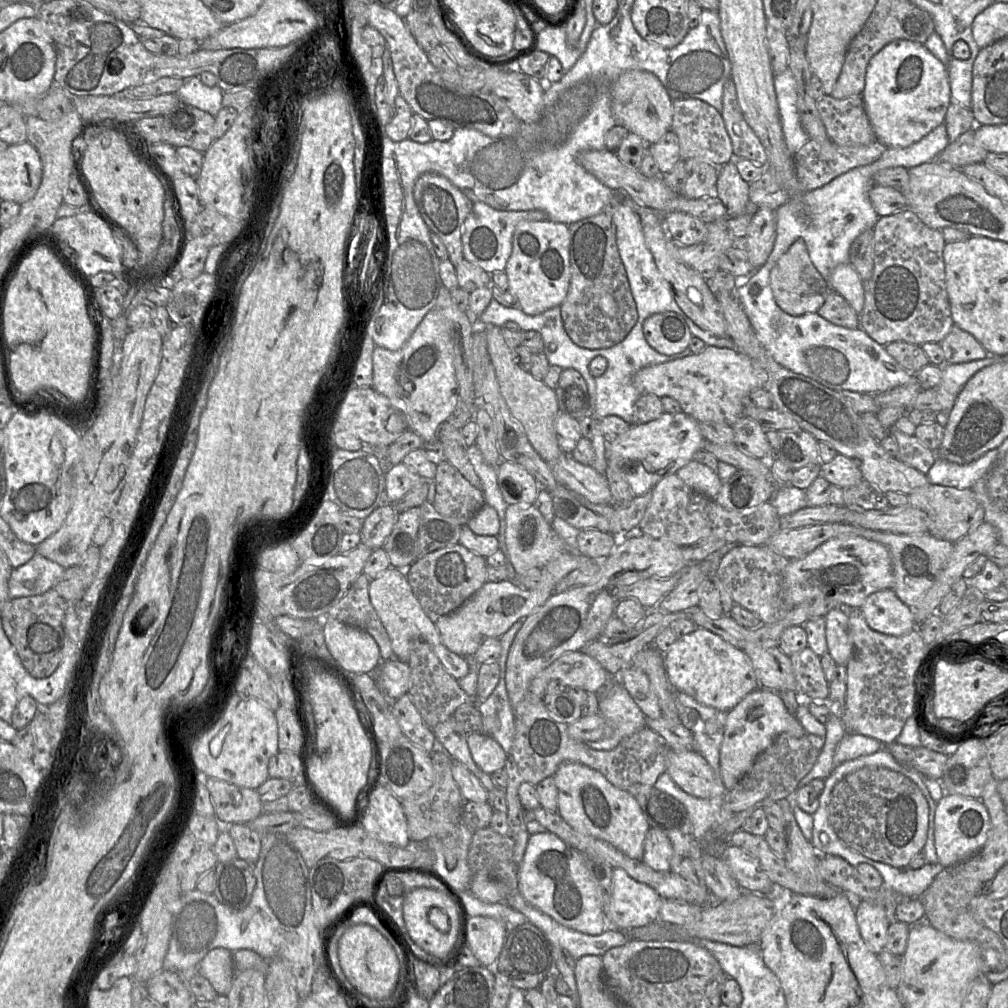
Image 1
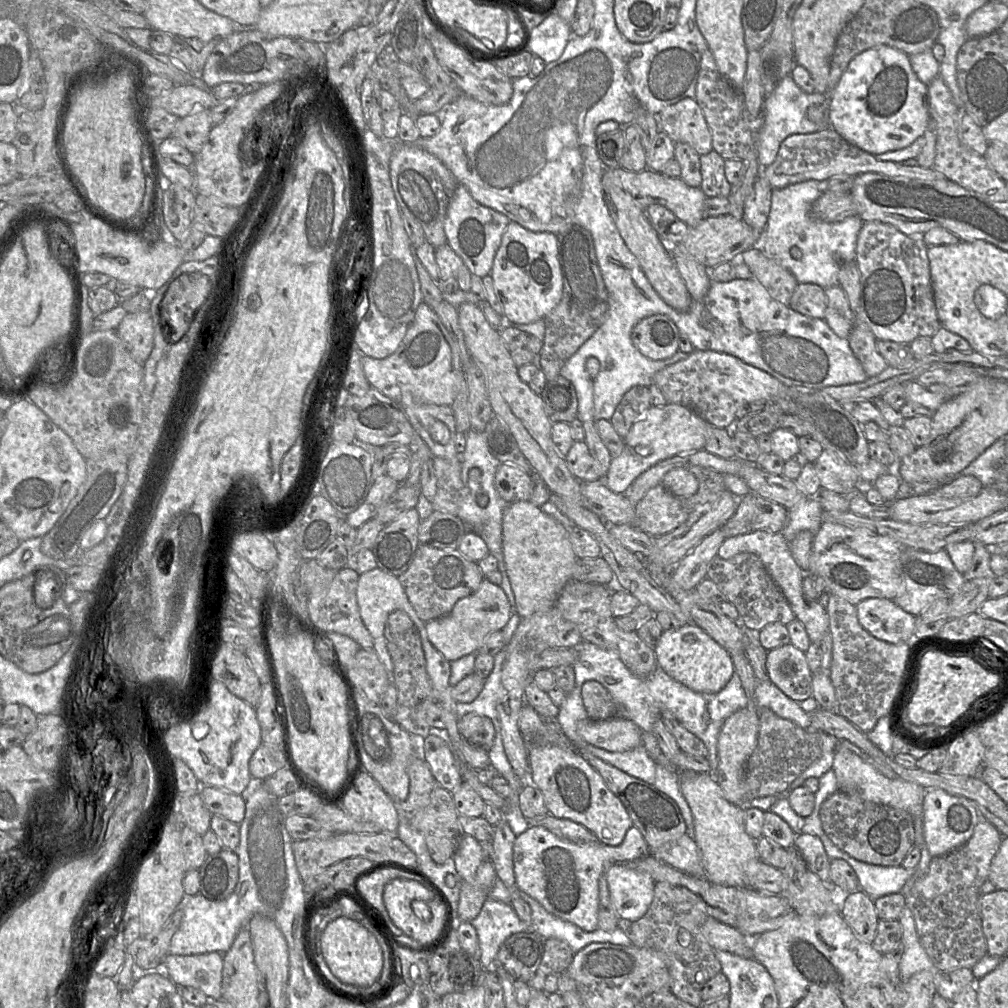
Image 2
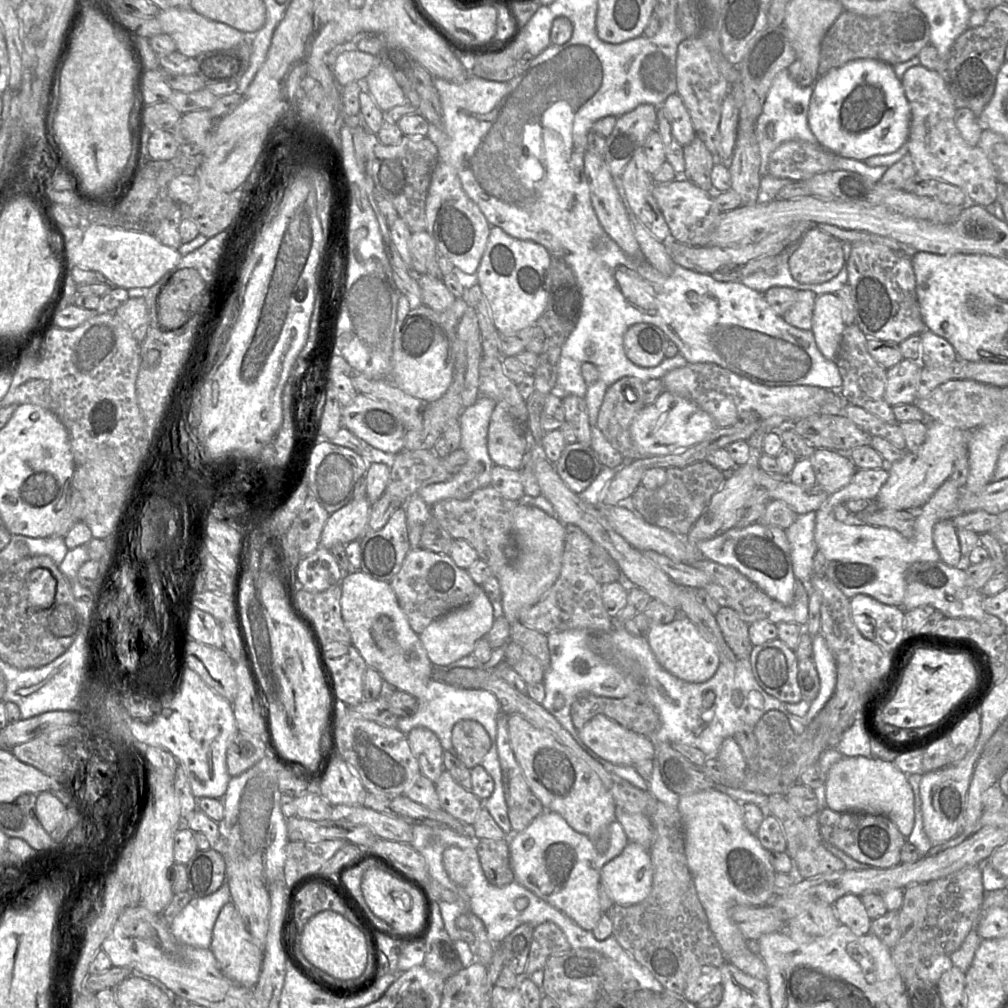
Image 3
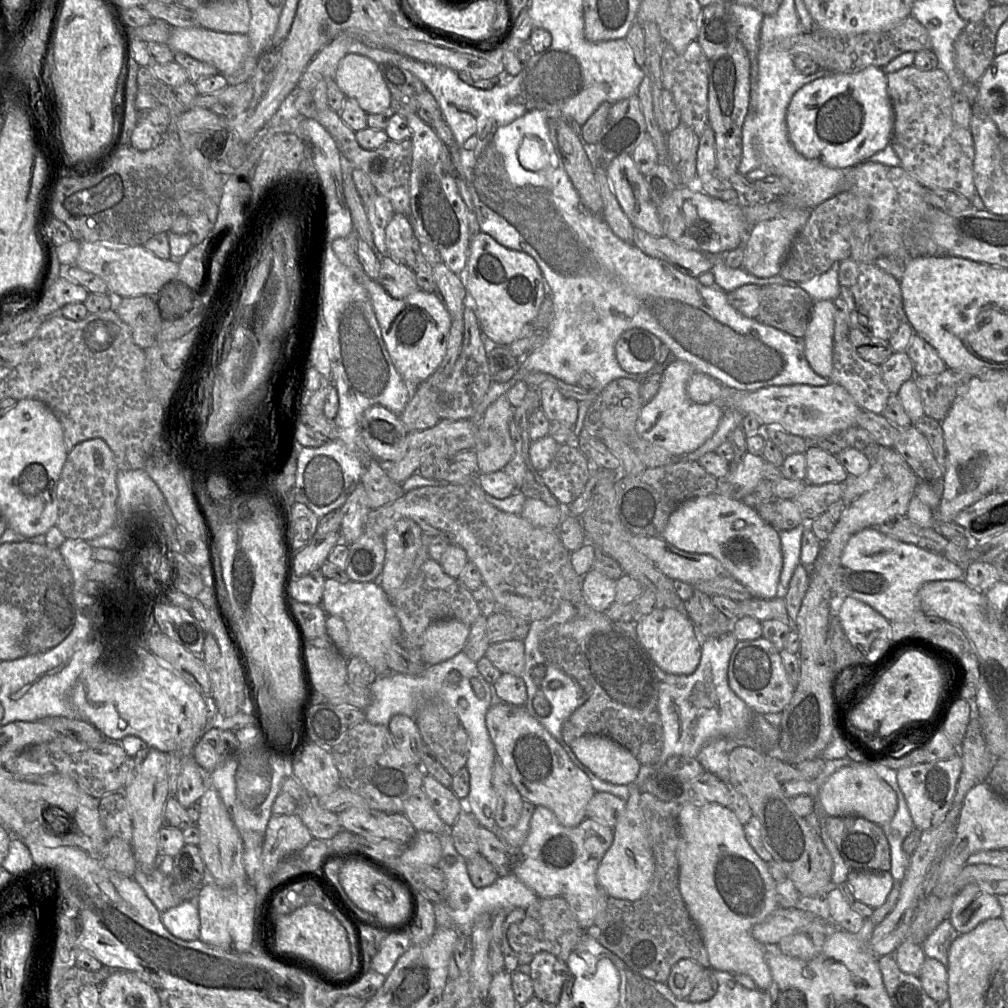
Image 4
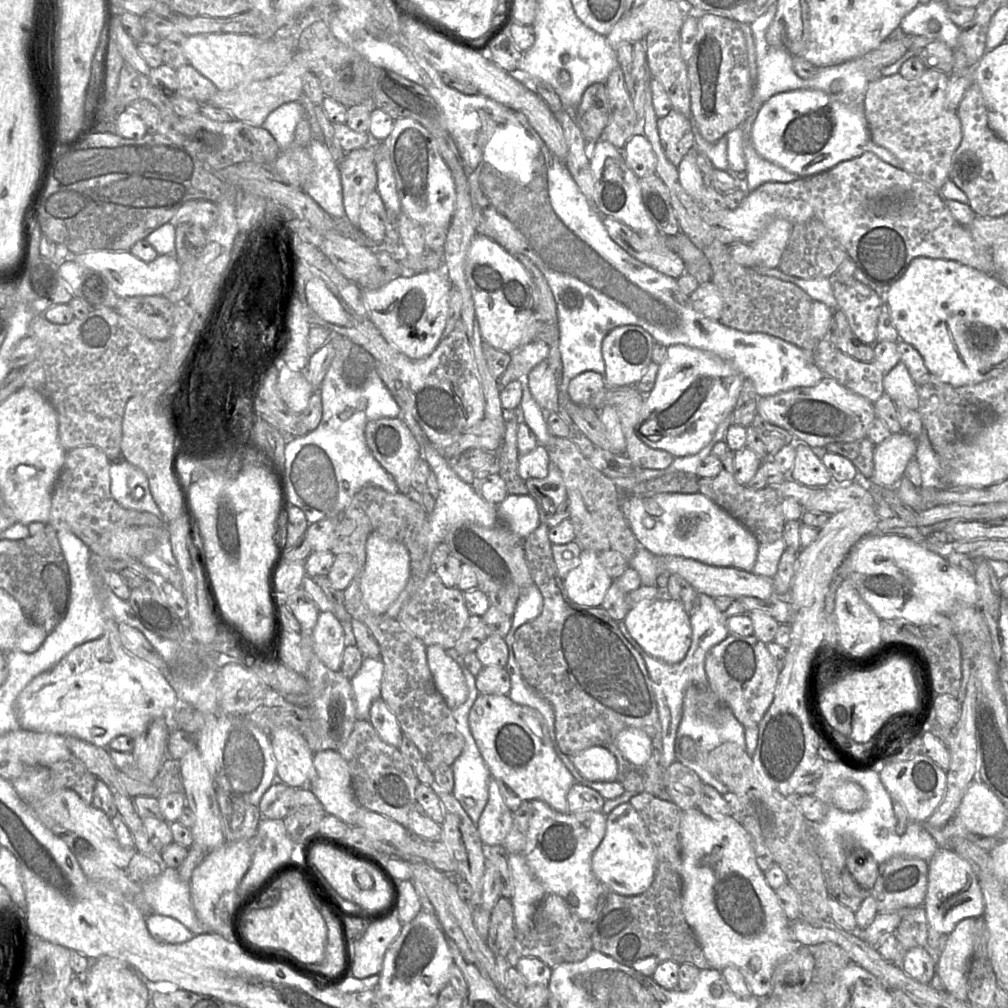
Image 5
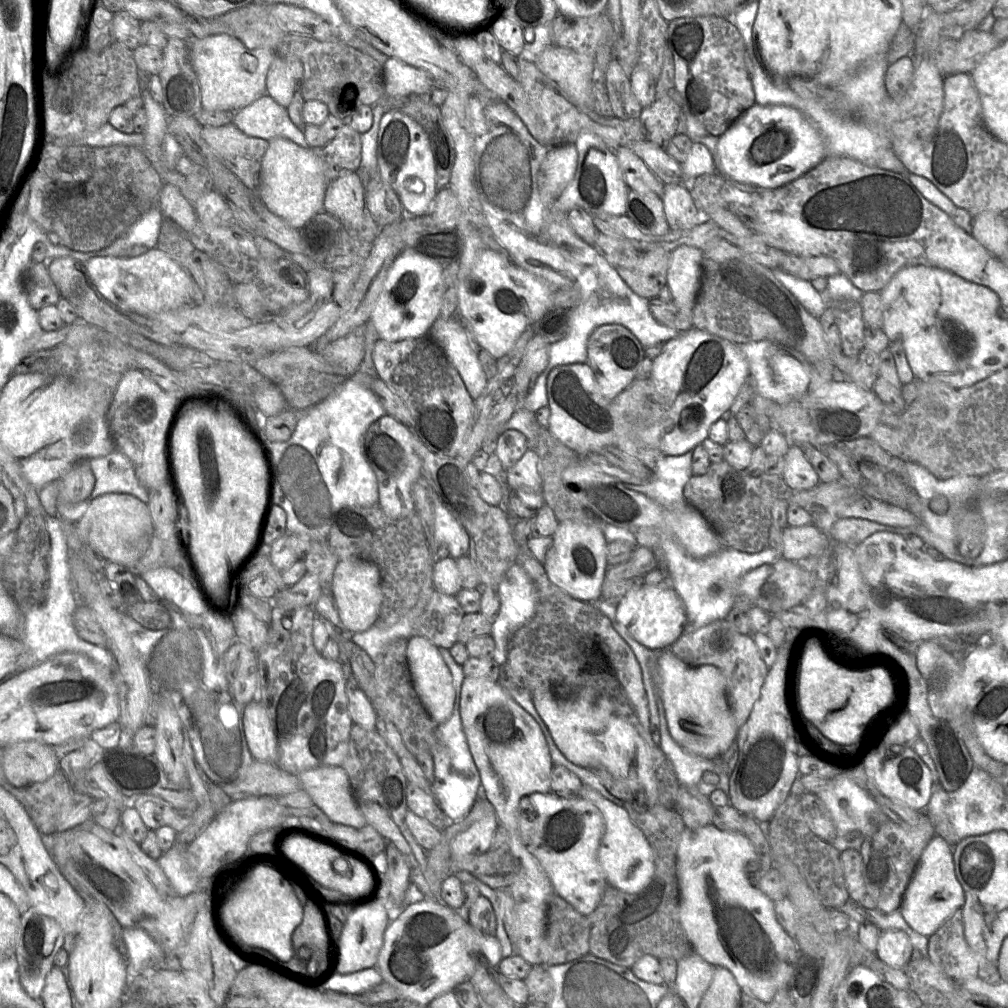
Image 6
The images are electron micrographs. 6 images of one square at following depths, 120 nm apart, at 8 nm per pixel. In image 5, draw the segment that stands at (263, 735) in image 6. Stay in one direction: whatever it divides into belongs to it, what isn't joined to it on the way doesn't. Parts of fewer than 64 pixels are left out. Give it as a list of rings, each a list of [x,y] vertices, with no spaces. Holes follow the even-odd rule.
[[[294,728],[267,732],[276,760],[277,780],[293,788],[308,787],[315,778],[314,752]]]

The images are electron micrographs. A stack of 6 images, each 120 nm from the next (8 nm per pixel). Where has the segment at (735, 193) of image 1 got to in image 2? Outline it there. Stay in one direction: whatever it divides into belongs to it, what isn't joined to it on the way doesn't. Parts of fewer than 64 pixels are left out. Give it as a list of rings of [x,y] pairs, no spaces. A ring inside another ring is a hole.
[[[712,150],[700,156],[702,182],[700,189],[707,197],[729,197],[733,186],[725,176],[725,158]]]

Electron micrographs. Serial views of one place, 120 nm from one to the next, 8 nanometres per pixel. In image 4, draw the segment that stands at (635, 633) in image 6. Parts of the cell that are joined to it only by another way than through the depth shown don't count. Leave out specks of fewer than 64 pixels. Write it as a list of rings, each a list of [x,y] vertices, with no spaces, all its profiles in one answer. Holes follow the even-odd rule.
[[[665,607],[638,617],[634,624],[639,641],[661,669],[679,675],[692,674],[696,670],[701,658],[701,636],[684,613]]]

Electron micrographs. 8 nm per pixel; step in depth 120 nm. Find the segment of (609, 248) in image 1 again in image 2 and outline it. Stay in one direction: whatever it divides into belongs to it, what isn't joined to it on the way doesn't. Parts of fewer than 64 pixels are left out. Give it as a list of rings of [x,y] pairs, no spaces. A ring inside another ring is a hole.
[[[575,225],[558,235],[558,260],[563,277],[562,298],[544,318],[543,347],[535,360],[547,382],[553,381],[560,375],[560,370],[567,359],[593,335],[603,322],[608,309],[608,292],[589,230]]]

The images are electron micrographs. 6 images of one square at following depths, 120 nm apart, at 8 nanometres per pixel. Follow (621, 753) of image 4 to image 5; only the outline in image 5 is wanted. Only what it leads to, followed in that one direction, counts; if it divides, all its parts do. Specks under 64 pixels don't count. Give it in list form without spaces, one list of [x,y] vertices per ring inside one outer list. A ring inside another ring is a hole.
[[[591,746],[576,755],[572,761],[580,773],[593,782],[615,782],[618,779],[616,756],[604,746]]]

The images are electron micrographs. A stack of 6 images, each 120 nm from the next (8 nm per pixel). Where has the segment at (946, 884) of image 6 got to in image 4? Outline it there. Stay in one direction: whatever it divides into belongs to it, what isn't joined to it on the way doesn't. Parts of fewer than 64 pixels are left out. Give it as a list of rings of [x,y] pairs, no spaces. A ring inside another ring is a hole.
[[[969,884],[954,898],[949,922],[959,933],[968,933],[981,922],[1001,918],[1002,907],[997,896],[982,891],[976,884]]]

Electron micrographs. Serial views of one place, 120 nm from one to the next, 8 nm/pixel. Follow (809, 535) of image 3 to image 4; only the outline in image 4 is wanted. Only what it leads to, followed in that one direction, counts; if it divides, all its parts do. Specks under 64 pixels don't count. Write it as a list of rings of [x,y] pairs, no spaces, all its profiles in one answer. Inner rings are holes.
[[[808,522],[791,530],[779,531],[783,555],[783,567],[780,575],[780,591],[787,589],[795,569],[801,564],[801,540]]]

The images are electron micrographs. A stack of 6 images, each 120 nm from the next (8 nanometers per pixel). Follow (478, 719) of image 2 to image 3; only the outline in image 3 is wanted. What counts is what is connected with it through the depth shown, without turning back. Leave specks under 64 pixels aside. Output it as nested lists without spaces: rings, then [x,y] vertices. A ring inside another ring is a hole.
[[[461,720],[452,729],[454,755],[468,768],[480,765],[491,748],[491,739],[485,728],[474,720]]]

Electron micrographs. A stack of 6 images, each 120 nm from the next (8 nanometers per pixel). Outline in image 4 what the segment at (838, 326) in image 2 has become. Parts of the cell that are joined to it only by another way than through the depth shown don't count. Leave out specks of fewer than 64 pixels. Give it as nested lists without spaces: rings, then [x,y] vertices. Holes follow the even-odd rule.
[[[833,301],[814,302],[808,327],[803,337],[805,357],[812,370],[823,378],[829,378],[832,371],[834,316]]]

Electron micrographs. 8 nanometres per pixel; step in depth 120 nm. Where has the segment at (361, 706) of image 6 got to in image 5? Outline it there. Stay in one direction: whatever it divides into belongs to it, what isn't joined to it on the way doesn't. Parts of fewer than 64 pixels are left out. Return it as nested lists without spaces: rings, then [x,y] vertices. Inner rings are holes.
[[[377,699],[372,703],[368,720],[385,743],[396,748],[400,746],[402,730],[395,714],[383,700]]]

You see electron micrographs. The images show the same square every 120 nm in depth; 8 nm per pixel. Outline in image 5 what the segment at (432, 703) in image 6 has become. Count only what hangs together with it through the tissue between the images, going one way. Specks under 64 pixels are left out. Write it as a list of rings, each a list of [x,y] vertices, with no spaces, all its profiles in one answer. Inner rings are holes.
[[[438,645],[426,647],[427,663],[438,692],[454,710],[467,699],[467,686],[459,665]]]

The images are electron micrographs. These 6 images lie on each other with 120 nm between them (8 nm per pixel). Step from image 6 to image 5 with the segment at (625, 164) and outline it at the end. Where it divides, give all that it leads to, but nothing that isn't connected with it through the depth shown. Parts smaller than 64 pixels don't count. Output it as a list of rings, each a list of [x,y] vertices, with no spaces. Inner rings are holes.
[[[633,135],[621,150],[625,162],[638,179],[655,173],[656,158],[644,135]]]

